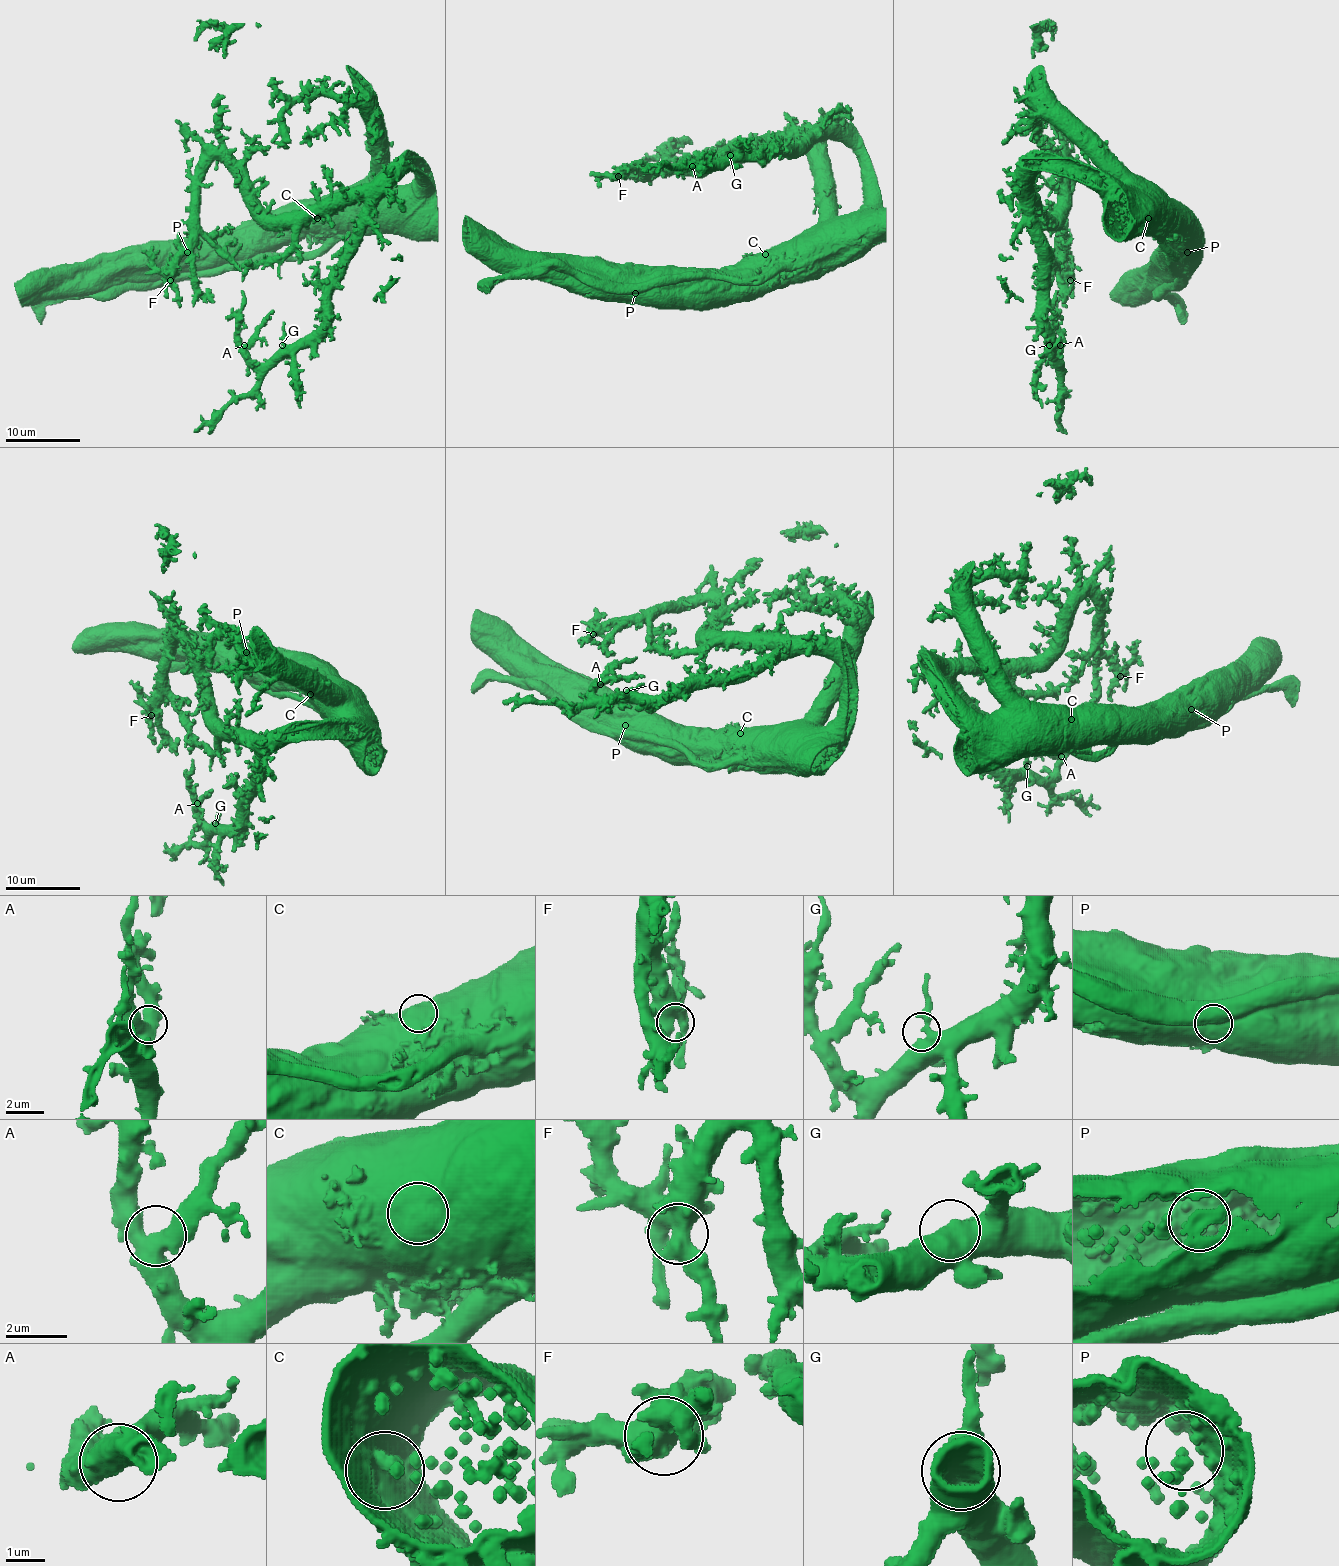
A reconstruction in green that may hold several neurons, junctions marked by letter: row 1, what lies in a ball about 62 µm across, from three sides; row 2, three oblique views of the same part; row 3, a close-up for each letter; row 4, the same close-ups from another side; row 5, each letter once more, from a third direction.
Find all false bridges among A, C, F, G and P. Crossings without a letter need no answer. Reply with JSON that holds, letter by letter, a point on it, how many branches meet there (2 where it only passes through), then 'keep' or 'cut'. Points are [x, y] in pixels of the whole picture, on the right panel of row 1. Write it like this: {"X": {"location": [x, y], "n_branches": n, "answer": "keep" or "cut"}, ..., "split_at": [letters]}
{"A": {"location": [1060, 345], "n_branches": 3, "answer": "keep"}, "C": {"location": [1148, 218], "n_branches": 2, "answer": "keep"}, "F": {"location": [1070, 280], "n_branches": 3, "answer": "keep"}, "G": {"location": [1049, 345], "n_branches": 2, "answer": "keep"}, "P": {"location": [1187, 252], "n_branches": 2, "answer": "keep"}, "split_at": []}

